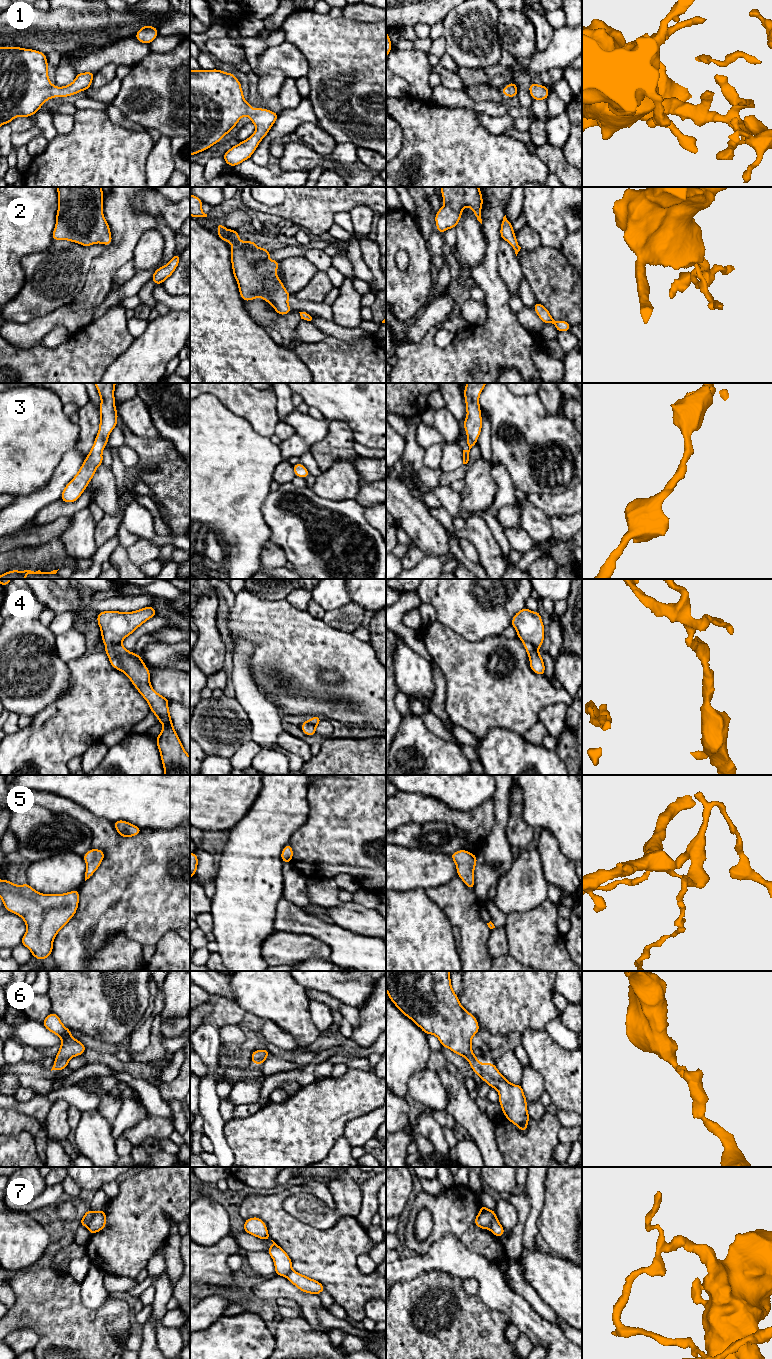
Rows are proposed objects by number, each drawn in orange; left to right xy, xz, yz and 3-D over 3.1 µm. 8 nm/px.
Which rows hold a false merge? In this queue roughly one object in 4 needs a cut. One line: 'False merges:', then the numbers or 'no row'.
False merges: 7

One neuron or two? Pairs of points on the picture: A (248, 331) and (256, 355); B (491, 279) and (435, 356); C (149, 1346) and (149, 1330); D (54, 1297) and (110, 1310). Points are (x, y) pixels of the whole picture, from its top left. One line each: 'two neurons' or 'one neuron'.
A: one neuron
B: one neuron
C: one neuron
D: one neuron

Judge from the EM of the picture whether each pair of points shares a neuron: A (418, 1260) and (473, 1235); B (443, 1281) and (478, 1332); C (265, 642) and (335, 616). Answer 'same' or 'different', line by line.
A: different
B: same
C: same

